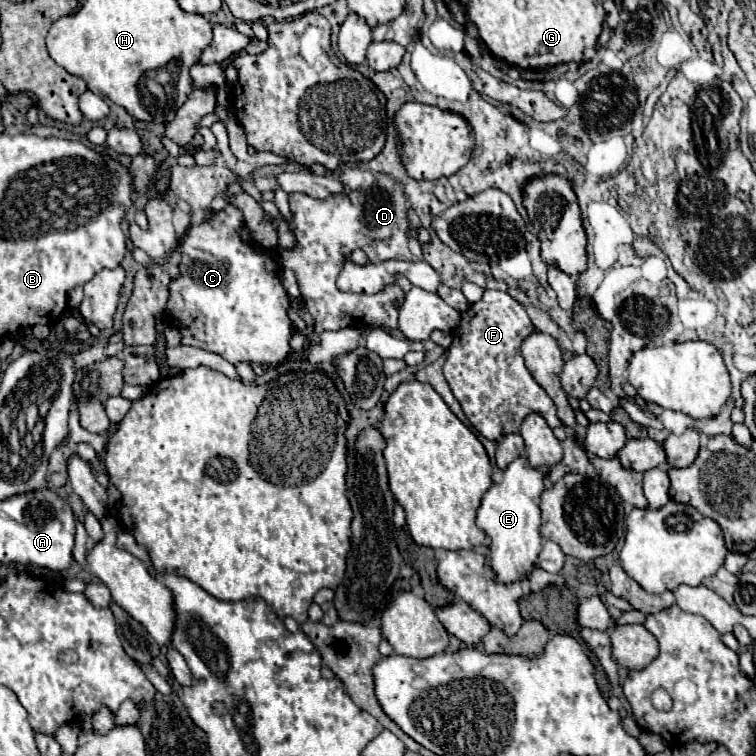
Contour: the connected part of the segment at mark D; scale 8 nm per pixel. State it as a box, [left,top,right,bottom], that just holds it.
[276,168,414,340]

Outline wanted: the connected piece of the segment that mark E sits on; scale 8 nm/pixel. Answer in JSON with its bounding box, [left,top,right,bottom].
[476,456,546,582]

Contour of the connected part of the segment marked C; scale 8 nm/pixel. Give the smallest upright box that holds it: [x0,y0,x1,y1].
[168,206,294,364]

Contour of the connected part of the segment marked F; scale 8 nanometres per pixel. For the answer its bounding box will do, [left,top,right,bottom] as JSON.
[444,290,562,440]

